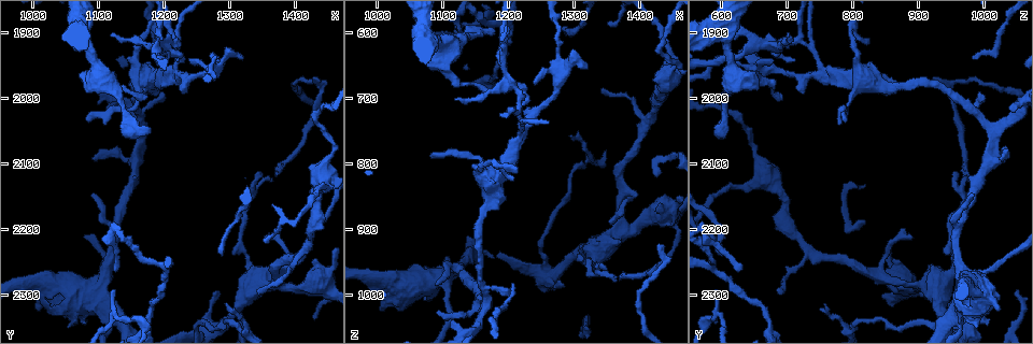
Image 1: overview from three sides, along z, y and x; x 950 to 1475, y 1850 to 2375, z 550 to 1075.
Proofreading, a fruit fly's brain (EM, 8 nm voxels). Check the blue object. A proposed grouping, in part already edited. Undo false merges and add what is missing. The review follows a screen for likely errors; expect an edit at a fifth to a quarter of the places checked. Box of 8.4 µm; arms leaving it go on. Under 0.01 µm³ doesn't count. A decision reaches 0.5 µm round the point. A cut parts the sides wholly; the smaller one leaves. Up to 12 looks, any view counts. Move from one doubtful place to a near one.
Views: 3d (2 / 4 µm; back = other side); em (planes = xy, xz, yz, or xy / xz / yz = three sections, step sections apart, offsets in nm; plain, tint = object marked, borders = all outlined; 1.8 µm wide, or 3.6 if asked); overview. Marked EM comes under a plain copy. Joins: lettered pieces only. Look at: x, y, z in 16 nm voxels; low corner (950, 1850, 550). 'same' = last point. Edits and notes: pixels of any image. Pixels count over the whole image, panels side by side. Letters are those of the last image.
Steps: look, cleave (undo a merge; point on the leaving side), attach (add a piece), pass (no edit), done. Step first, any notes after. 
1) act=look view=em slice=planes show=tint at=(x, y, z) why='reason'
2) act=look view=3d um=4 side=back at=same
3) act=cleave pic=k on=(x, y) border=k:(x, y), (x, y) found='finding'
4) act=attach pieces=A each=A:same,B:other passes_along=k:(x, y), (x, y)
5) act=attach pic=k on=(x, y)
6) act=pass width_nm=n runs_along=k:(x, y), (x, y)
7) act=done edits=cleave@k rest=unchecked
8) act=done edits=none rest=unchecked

act=look view=em slice=yz step=16 show=tint at=(1175, 2050, 600) why='branch stops here'

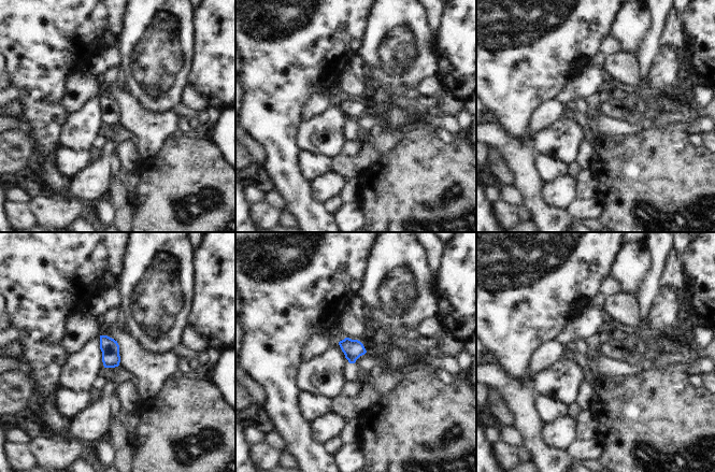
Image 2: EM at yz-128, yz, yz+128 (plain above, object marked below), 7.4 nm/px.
act=look view=em slice=planes show=borders at=same

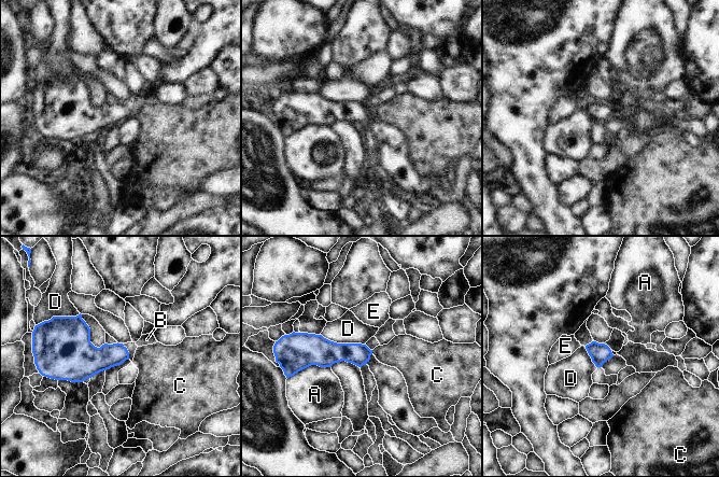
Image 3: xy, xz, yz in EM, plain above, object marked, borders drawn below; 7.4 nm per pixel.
act=pass longest_contact=D:340nm each=A:other,B:other,C:other,D:other,E:other found='none of them fits'

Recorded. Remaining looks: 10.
act=look view=3d um=2 at=(1200, 1920, 670) why='four-way junction'

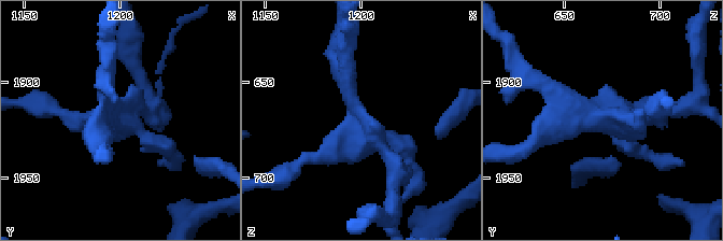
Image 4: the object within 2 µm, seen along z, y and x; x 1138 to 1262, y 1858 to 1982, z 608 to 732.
act=look view=em um=3.6 slice=xz step=8 show=borders at=(1197, 1920, 669) why='shape alone is not enough'

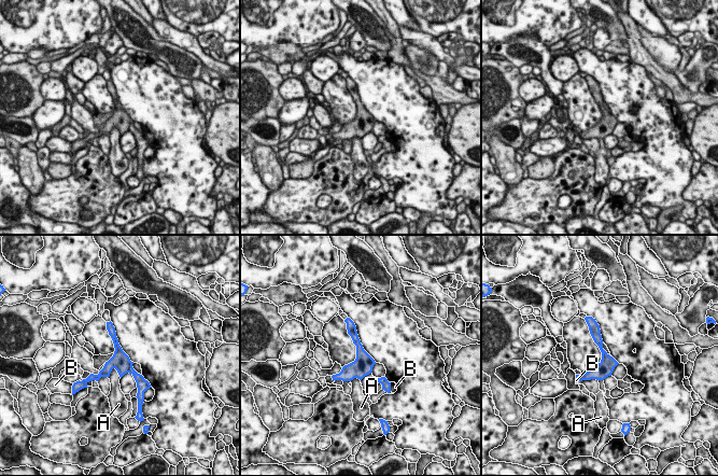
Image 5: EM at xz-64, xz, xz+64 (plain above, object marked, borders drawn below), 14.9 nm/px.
act=cleave pic=5 on=(120, 361) each=A:other,B:other part_leaving=5:(351, 326), (360, 363), (345, 378) found='two cells meet here'

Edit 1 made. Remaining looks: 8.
act=look view=overview why='see it whole again'

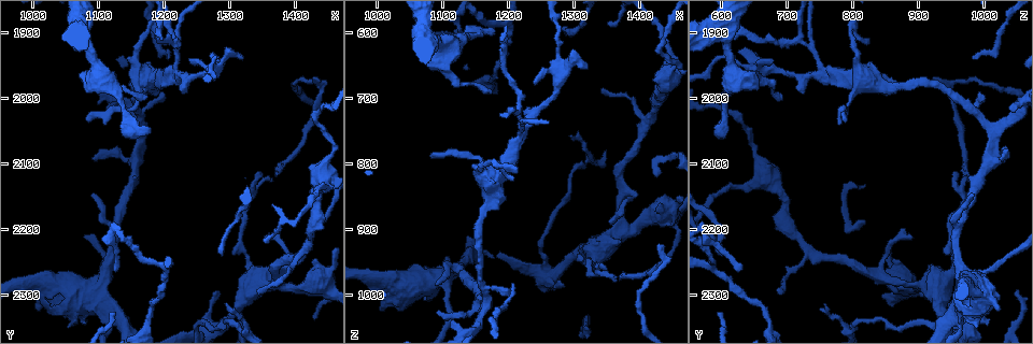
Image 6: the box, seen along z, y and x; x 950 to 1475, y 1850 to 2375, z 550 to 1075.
act=look view=em um=3.6 slice=planes show=tint at=(1165, 1980, 815) why='looks like a crossing'

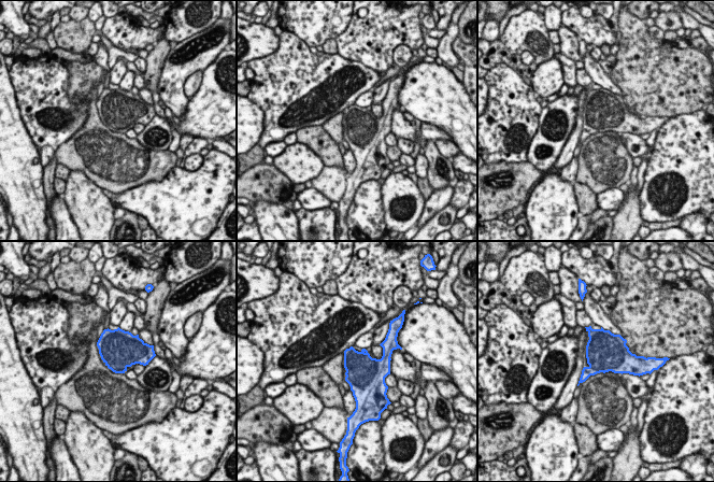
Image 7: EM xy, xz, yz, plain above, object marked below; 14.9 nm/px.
act=look view=em um=3.6 slice=planes show=borders at=same

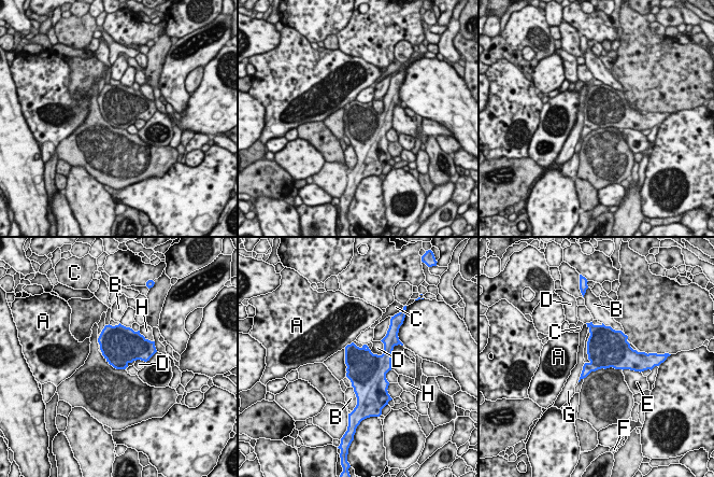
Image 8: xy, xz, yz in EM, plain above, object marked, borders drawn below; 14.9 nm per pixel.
act=pass each=A:other,B:other,C:other,D:other,E:other,F:other,G:other,H:other border=8:(585, 363), (577, 381) found='all the same cell'

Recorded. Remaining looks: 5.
act=look view=em um=3.6 slice=xz step=16 show=borders at=(1265, 2340, 980) why='sharp bend'

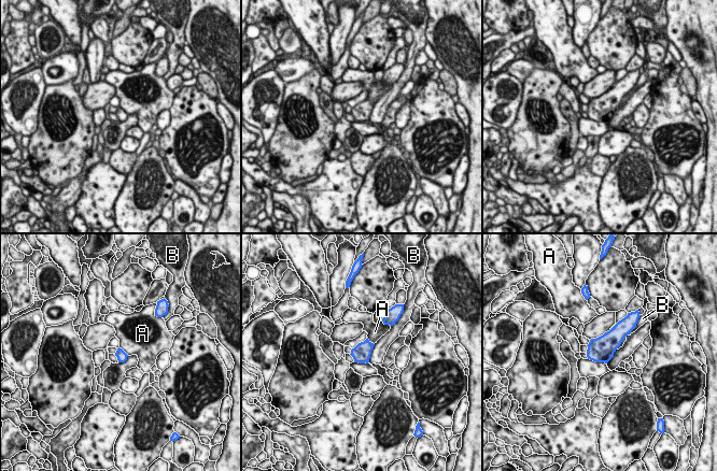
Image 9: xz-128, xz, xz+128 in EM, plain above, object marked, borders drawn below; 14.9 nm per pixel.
act=look view=em um=3.6 slice=yz step=4 show=borders at=same

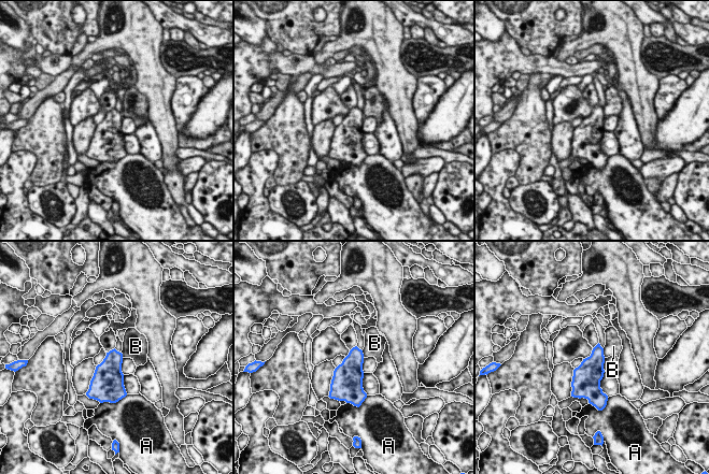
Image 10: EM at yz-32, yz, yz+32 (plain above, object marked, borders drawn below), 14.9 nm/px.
act=pass each=A:other,B:other border=10:(593, 348), (592, 353), (583, 359) found='all the same cell'

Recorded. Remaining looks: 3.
act=done edits=cleave@5 rest=unchecked

